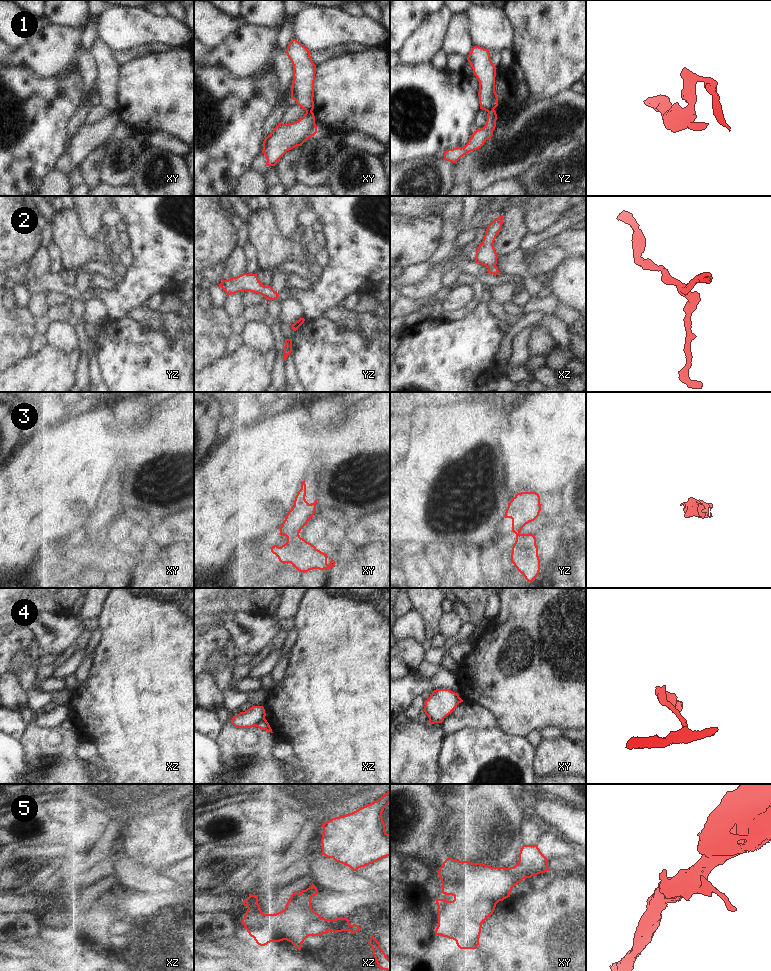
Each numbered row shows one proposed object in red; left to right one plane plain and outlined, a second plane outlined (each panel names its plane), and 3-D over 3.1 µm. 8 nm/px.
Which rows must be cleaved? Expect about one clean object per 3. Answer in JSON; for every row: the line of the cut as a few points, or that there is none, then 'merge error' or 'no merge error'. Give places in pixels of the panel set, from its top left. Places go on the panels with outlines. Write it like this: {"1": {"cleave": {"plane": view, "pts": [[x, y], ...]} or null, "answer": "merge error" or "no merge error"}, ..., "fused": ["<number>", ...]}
{"1": {"cleave": {"plane": "xy", "pts": [[306, 111], [311, 112]]}, "answer": "merge error"}, "2": {"cleave": null, "answer": "no merge error"}, "3": {"cleave": {"plane": "xy", "pts": [[298, 533], [287, 538]]}, "answer": "merge error"}, "4": {"cleave": {"plane": "xz", "pts": [[264, 717], [254, 725]]}, "answer": "merge error"}, "5": {"cleave": {"plane": "xz", "pts": [[322, 918], [309, 925], [307, 935]]}, "answer": "merge error"}, "fused": ["1", "3", "4", "5"]}

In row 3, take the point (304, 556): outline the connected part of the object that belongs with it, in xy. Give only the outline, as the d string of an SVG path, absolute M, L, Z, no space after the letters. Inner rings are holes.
M299 534L287 538L287 542L281 547L272 546L271 552L278 557L281 563L291 563L292 566L303 573L313 569L331 569L335 565L333 559L328 565L327 554L301 538Z

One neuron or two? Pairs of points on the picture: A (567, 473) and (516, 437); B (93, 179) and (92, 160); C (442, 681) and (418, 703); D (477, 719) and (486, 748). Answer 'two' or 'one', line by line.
A: one
B: one
C: two
D: two

